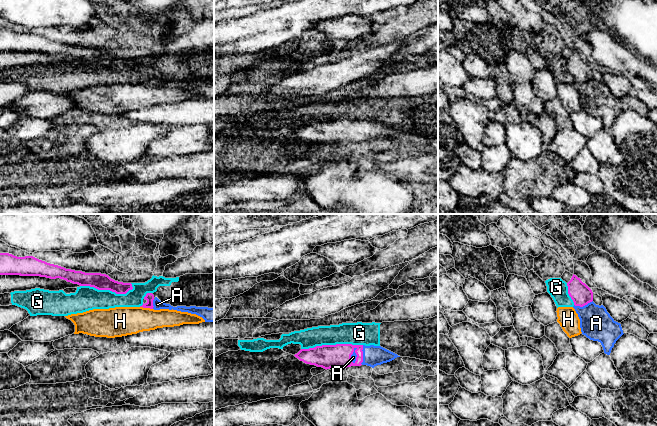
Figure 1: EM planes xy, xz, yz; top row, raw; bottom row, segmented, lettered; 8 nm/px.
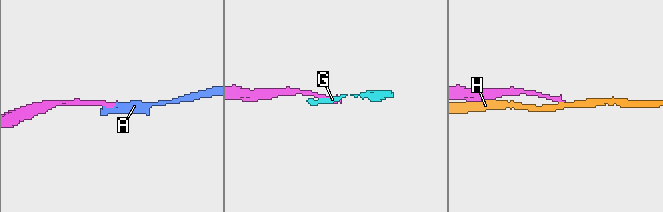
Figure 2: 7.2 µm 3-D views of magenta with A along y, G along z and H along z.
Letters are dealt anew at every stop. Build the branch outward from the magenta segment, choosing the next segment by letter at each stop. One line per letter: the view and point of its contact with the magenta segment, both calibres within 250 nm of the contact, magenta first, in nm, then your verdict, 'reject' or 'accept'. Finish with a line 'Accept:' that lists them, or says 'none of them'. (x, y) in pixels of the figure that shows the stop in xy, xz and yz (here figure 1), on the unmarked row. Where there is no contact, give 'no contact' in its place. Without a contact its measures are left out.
A: contact xz (362, 131); calibres 190 and 160 nm; accept
G: contact xz (331, 121); calibres 190 and 180 nm; reject
H: contact xy (146, 83); calibres 70 and 240 nm; reject
Accept: A

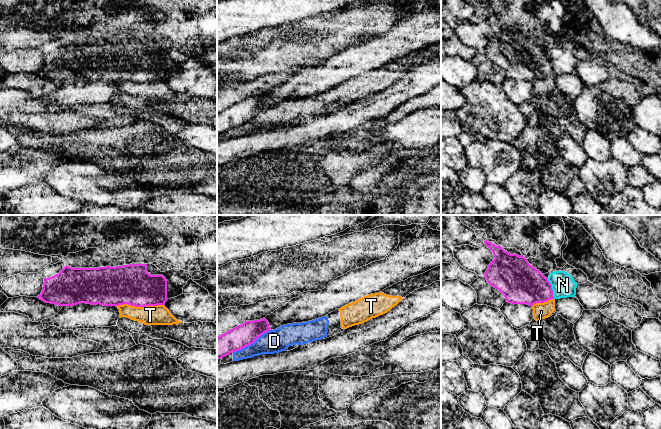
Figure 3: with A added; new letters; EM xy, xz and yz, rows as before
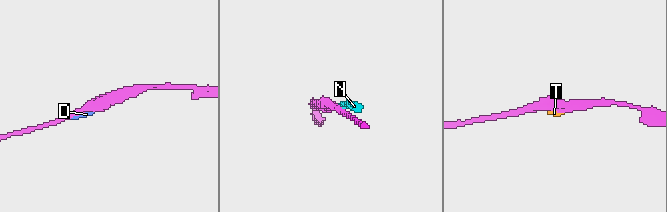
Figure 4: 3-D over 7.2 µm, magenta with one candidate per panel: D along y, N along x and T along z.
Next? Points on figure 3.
D: contact xz (252, 119); calibres 180 and 190 nm; reject
N: contact yz (551, 65); calibres 340 and 190 nm; reject
T: contact xy (139, 82); calibres 320 and 160 nm; reject
Accept: none of them

